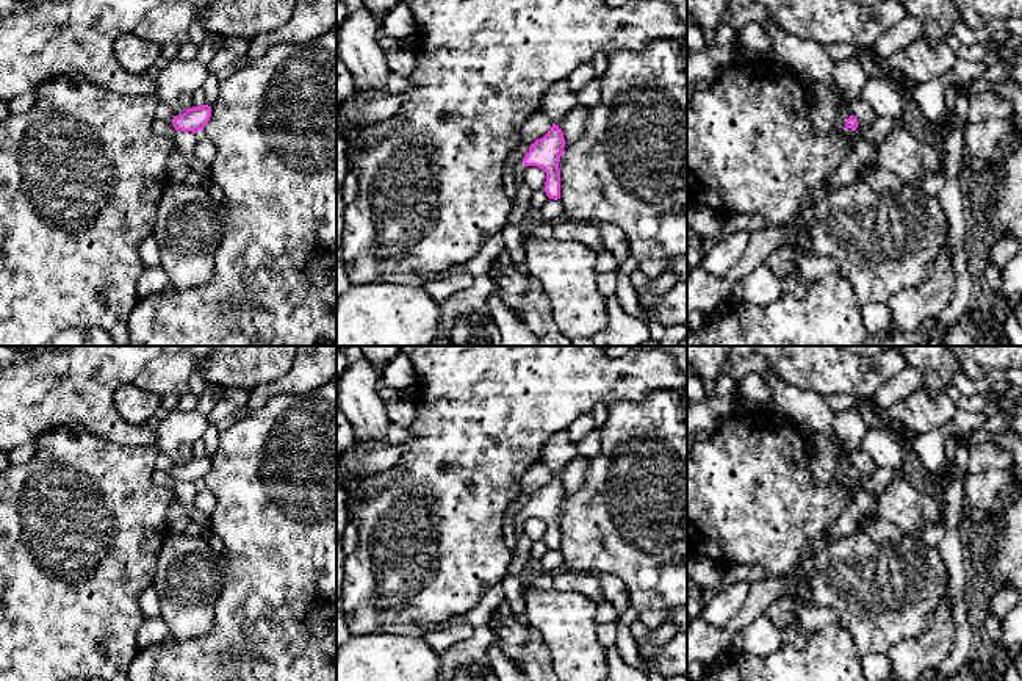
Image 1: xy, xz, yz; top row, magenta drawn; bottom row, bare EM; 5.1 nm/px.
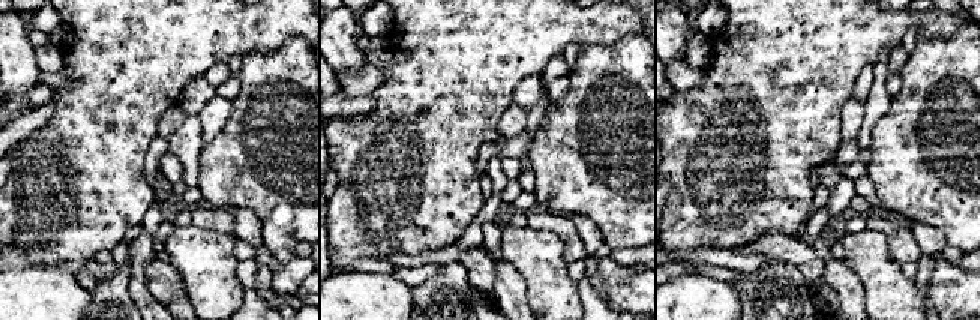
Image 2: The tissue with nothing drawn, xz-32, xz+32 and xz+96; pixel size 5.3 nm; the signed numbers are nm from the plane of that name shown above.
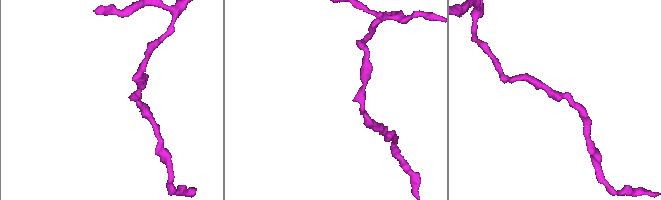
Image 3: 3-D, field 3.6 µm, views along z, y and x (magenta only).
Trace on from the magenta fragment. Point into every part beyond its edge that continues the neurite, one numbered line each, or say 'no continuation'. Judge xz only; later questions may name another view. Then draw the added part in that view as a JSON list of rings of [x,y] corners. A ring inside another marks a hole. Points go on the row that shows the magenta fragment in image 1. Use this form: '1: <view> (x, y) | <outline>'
1: xz (521, 199) | [[[520,161],[516,166],[515,166],[515,180],[516,180],[516,188],[520,189],[520,193],[515,196],[515,200],[513,200],[513,207],[512,207],[512,211],[506,221],[506,225],[520,225],[521,224],[521,218],[523,214],[527,211],[529,208],[529,200],[532,197],[532,191],[527,188],[523,175],[524,175],[524,163]]]

